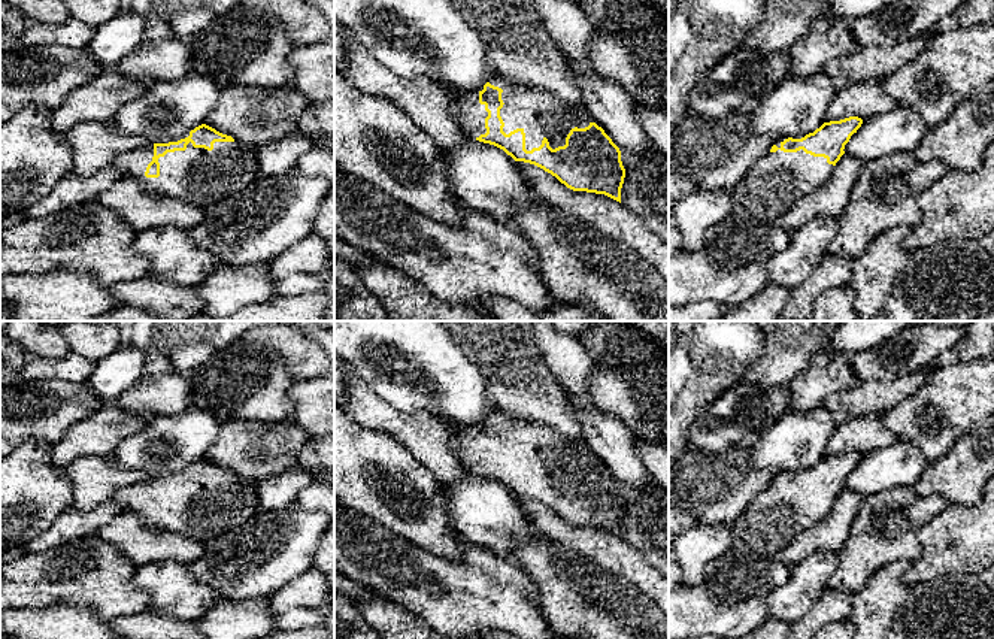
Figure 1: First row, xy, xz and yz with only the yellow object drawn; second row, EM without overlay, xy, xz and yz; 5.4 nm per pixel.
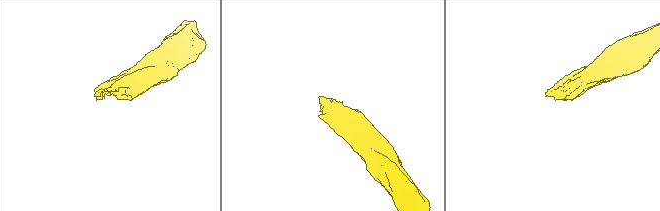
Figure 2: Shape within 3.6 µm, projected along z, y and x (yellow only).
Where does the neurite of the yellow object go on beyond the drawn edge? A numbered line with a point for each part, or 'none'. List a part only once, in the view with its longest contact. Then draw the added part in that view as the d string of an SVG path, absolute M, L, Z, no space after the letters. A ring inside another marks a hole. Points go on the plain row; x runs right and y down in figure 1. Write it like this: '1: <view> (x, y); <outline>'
1: xz (541, 448); M496 405L488 415L503 424L504 439L500 443L504 457L503 466L509 469L522 463L527 485L539 482L545 472L552 484L564 481L572 463L585 463L591 457L598 460L584 439L567 439L549 426L515 418Z

